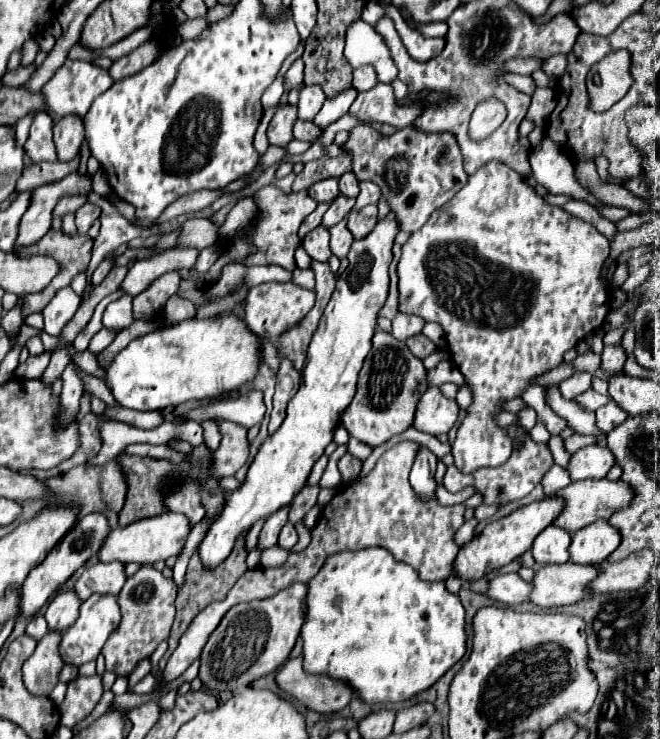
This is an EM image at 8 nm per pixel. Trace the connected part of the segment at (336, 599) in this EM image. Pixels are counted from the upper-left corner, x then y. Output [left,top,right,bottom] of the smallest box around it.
[301,547,467,703]

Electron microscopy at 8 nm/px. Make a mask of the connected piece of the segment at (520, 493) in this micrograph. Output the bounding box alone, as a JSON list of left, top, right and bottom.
[443,425,553,503]

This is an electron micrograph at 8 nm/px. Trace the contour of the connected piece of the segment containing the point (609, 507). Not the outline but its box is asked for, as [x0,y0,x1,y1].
[553,479,633,533]

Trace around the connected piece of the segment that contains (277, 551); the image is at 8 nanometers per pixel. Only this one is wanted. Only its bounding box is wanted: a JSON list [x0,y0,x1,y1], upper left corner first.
[261,545,289,567]

